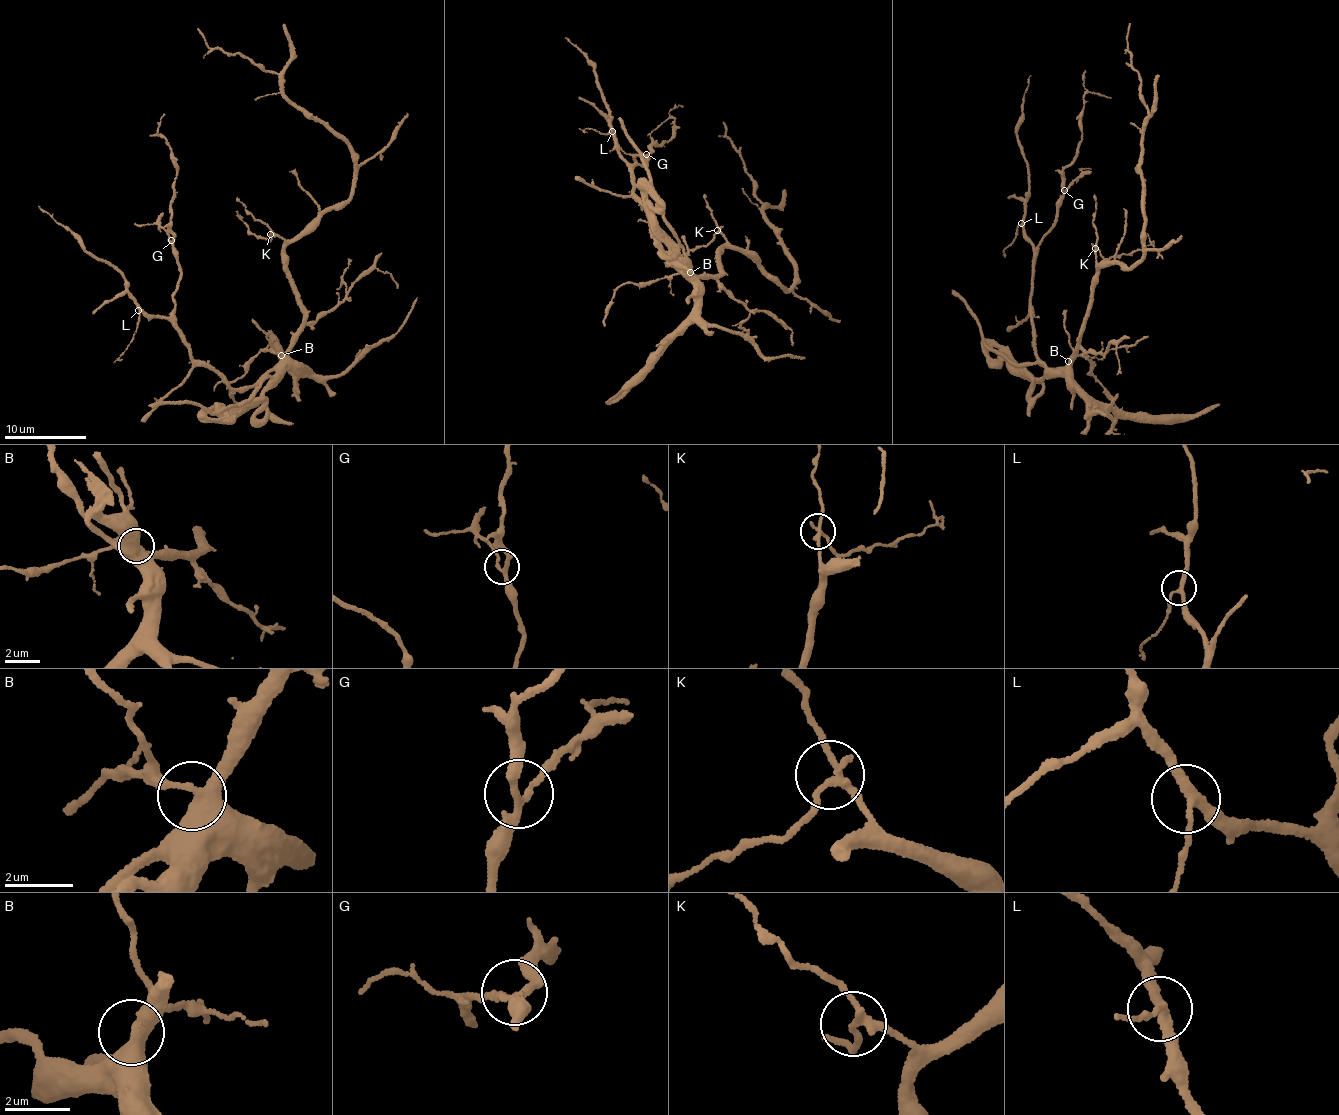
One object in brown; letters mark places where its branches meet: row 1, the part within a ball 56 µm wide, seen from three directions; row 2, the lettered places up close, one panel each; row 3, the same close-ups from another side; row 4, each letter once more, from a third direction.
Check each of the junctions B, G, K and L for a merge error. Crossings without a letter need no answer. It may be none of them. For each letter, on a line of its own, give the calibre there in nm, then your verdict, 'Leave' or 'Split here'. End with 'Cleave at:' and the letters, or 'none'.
B: Thickness 400 nm. Leave
G: Thickness 200 nm. Leave
K: Thickness 190 nm. Leave
L: Thickness 240 nm. Leave
Cleave at: none

